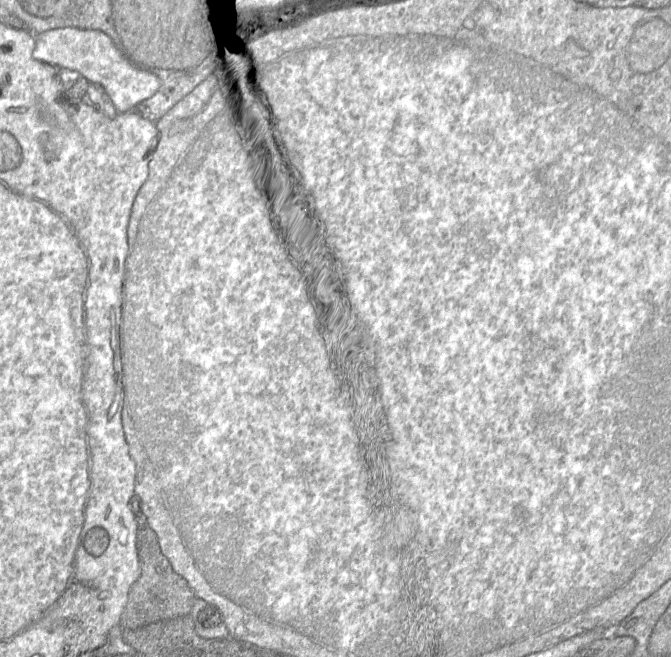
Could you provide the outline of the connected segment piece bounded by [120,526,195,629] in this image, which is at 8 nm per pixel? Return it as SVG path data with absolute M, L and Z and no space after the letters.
M149 526L138 527L137 552L140 576L130 587L120 625L124 629L136 629L157 621L189 615L195 602L195 594L163 555L157 535Z

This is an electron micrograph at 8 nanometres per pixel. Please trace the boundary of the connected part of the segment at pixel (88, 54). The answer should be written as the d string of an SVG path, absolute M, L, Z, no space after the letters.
M61 28L35 35L33 58L41 63L74 72L91 84L100 85L118 113L135 110L139 103L153 96L160 87L156 75L132 63L120 46L116 46L109 36L98 30Z

